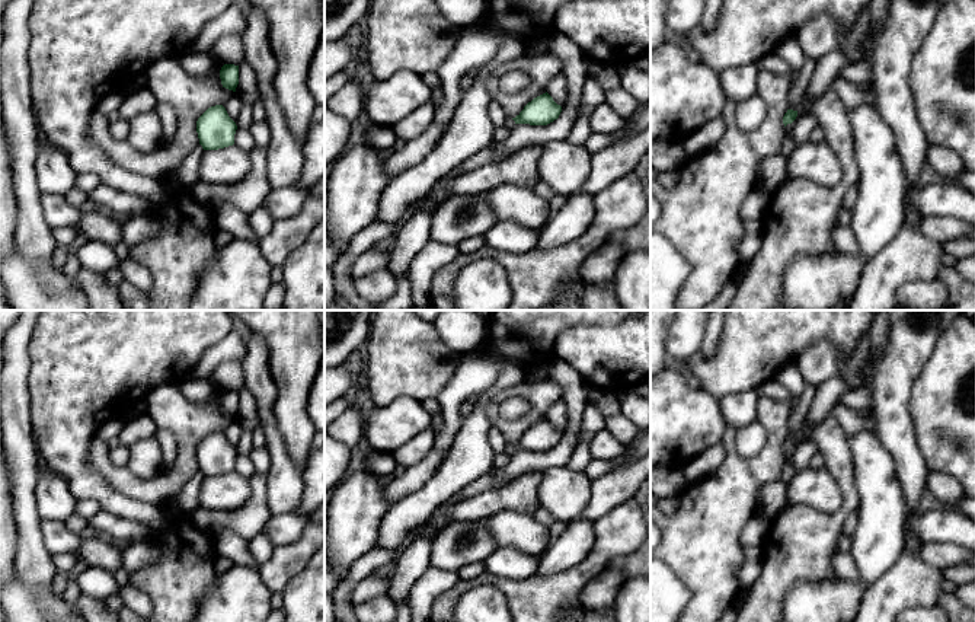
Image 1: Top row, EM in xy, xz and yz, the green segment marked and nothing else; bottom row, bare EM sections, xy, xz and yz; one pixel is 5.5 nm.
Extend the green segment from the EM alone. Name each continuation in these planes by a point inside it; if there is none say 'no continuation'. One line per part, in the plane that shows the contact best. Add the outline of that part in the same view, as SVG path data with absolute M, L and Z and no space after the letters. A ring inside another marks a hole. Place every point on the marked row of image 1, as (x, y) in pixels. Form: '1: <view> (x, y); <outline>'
1: yz (788, 147); M787 124L784 127L784 138L783 138L783 144L781 144L781 156L787 160L789 156L795 151L796 149L796 143L792 137L792 124Z

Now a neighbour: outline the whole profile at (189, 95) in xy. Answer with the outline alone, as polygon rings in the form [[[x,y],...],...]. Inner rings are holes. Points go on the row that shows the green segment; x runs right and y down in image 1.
[[[167,55],[146,68],[147,87],[159,102],[173,106],[178,117],[173,140],[160,149],[143,153],[127,140],[114,138],[108,117],[98,109],[90,118],[89,135],[112,163],[128,172],[157,181],[166,175],[175,175],[183,159],[199,144],[198,118],[211,106],[224,106],[234,93],[221,84],[223,66],[224,63],[217,61],[208,76],[192,76],[180,66],[178,57]]]

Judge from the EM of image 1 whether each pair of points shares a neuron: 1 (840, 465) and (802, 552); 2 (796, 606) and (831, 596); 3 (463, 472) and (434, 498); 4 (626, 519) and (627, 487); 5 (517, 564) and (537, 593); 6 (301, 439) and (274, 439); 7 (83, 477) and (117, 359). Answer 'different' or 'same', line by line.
1: same
2: same
3: same
4: different
5: different
6: different
7: same

